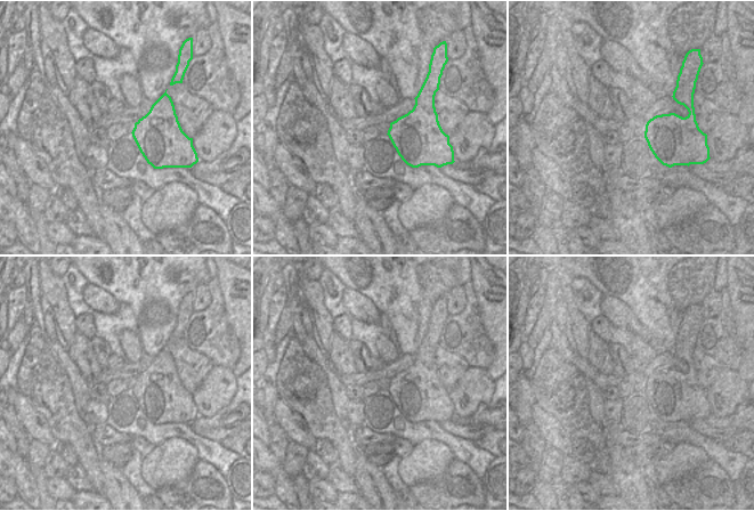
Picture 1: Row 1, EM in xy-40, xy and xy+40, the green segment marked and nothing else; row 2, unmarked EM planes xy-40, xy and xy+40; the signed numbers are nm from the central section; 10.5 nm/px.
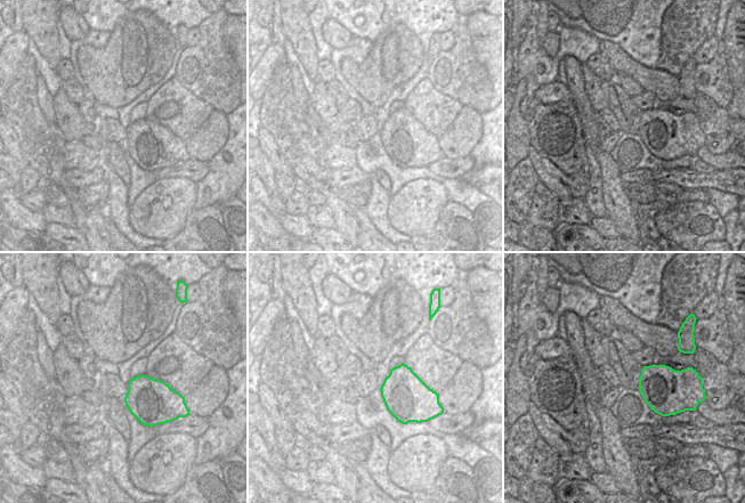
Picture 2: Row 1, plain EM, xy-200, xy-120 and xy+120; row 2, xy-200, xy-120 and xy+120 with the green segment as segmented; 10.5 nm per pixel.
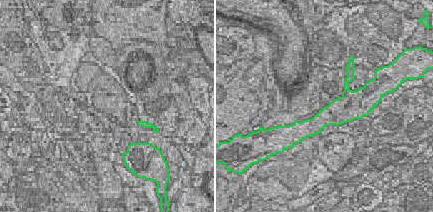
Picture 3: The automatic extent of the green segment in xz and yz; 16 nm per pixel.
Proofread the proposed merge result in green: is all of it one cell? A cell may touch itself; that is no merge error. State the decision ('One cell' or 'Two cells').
One cell.

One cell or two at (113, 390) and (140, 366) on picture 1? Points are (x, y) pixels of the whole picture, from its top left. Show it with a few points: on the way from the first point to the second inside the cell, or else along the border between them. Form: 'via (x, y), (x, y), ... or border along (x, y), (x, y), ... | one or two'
border along (122, 378), (115, 378), (105, 384) | two

